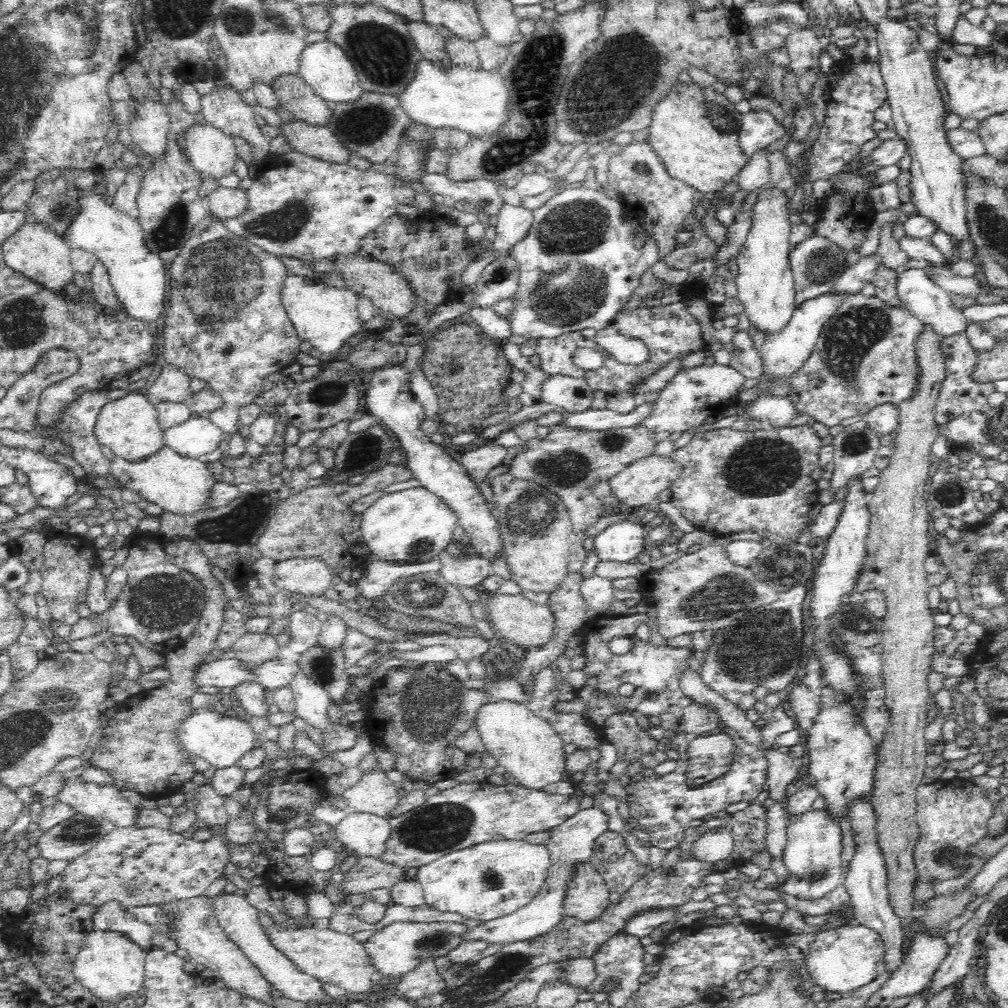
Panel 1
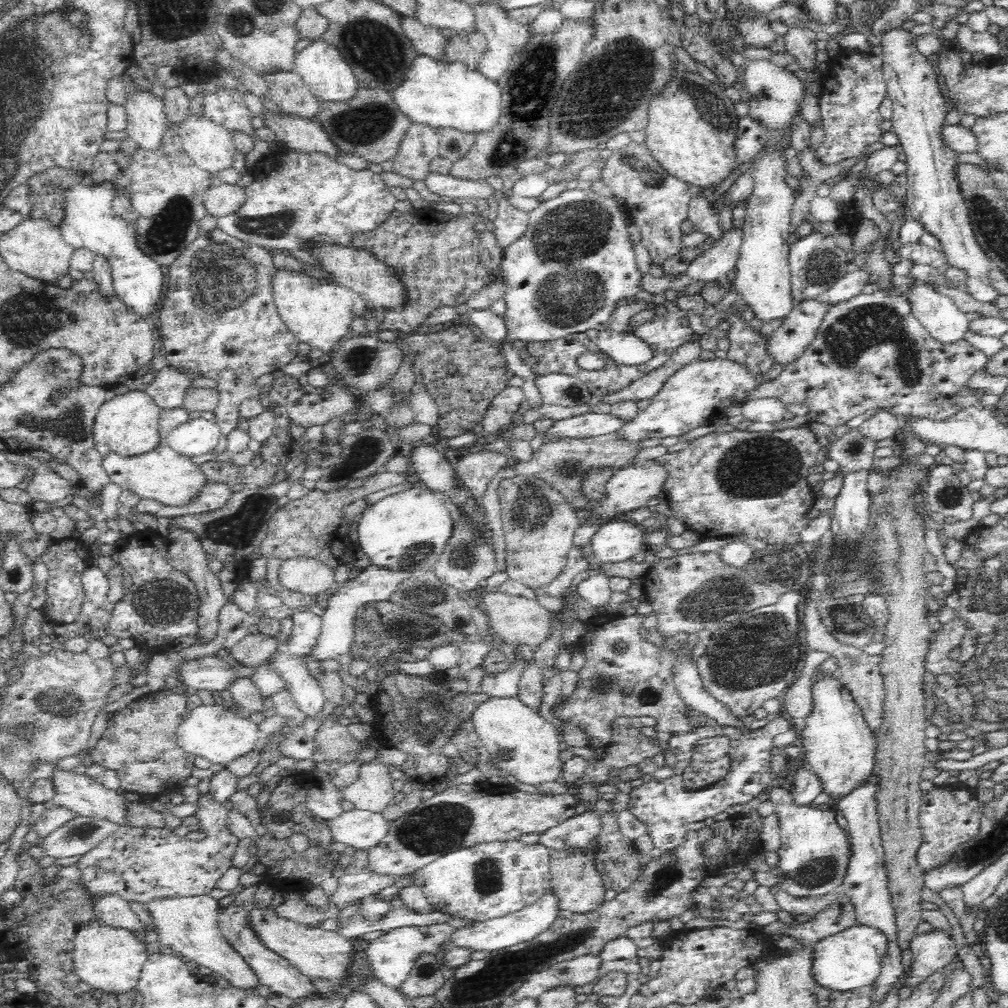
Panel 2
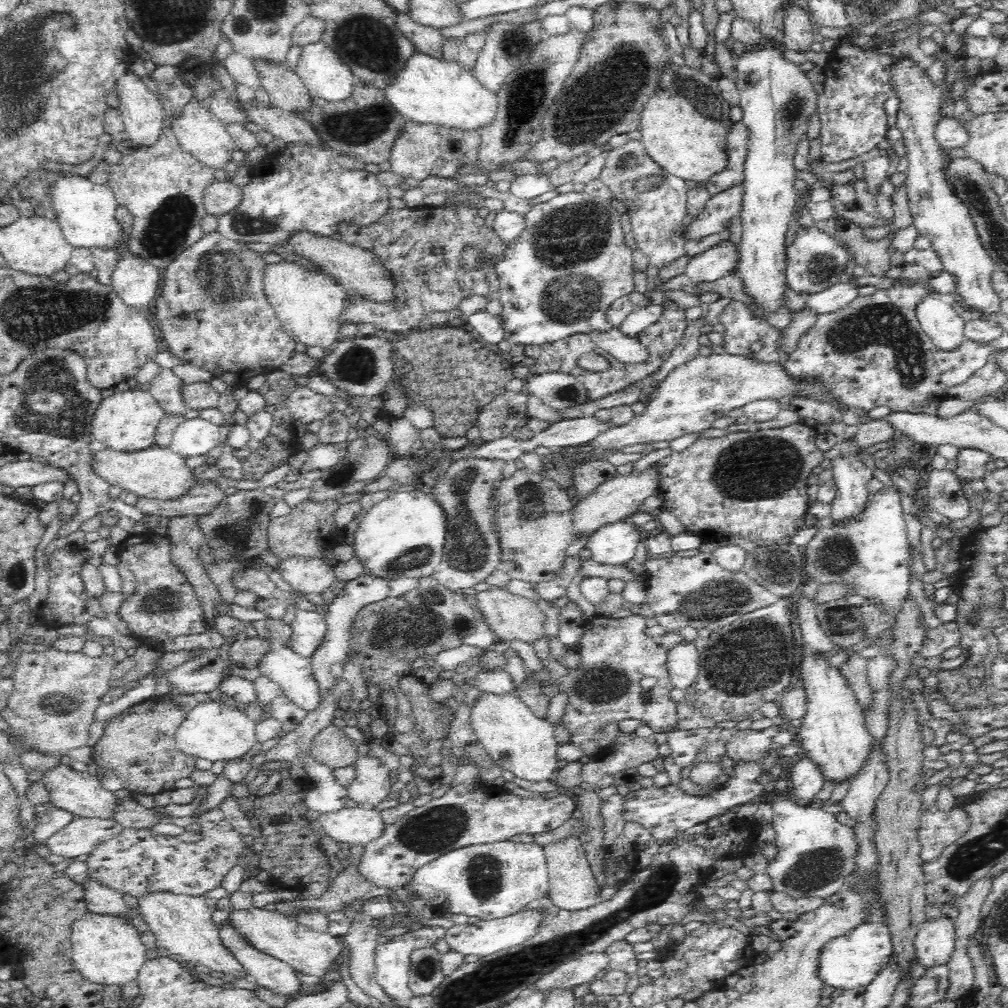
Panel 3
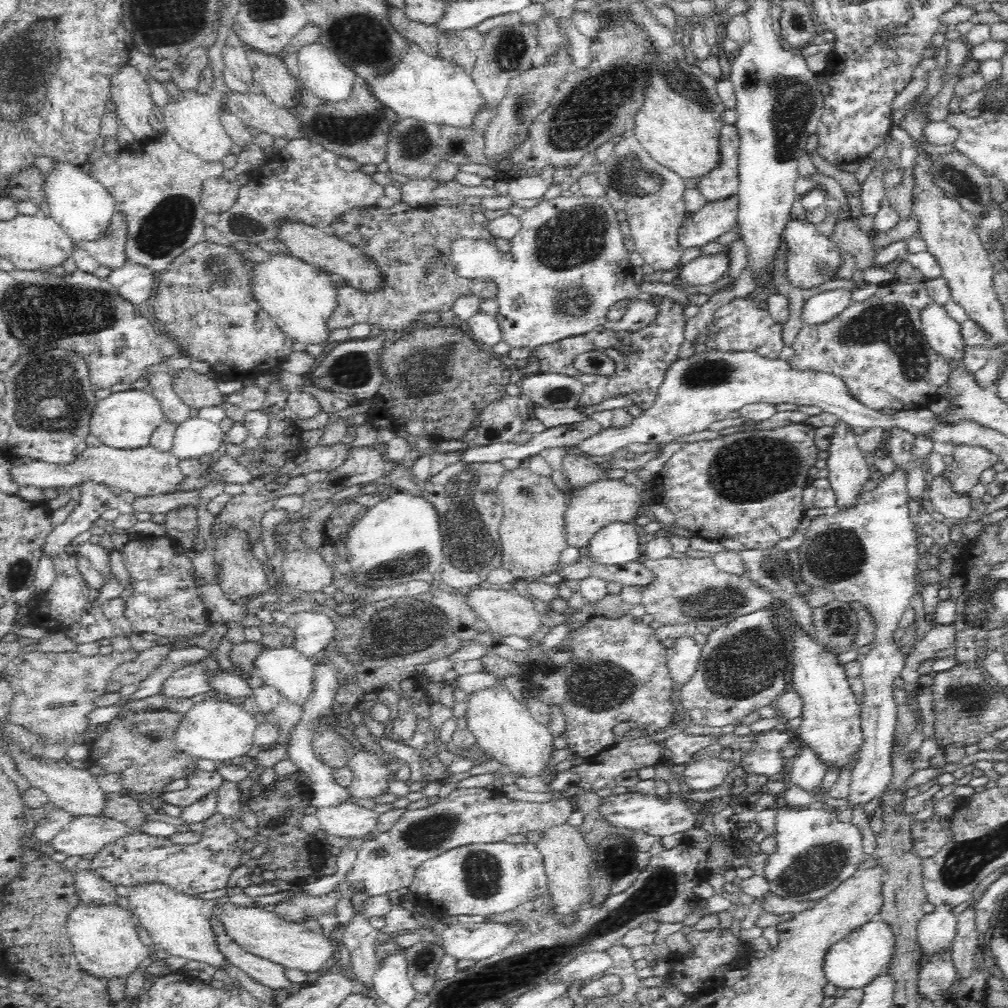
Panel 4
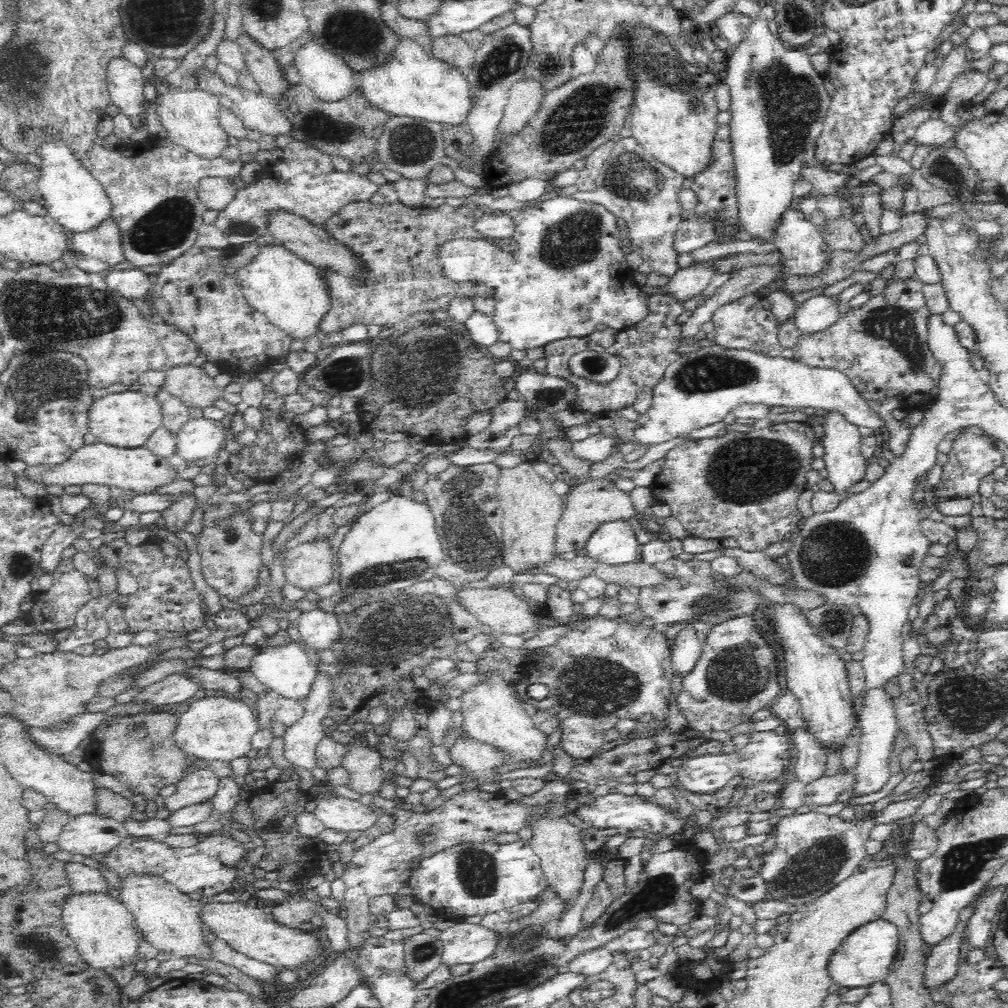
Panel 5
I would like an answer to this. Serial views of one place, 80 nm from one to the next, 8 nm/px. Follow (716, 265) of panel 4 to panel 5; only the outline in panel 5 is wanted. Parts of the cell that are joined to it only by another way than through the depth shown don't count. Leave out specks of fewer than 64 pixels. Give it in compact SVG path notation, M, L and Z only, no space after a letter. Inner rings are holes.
M702 264L691 265L680 269L679 272L666 284L664 294L676 302L684 304L694 296L702 293L711 279L717 274L714 266Z

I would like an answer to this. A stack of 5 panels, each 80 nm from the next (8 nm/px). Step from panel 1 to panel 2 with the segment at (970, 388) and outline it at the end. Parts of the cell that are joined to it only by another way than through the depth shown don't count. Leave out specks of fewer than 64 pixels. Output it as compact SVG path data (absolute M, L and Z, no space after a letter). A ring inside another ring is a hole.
M905 287L895 288L894 290L876 290L872 294L858 294L858 296L850 298L848 302L840 302L840 304L830 307L818 325L815 338L812 338L812 342L806 346L806 350L802 352L800 358L786 363L775 380L772 380L769 384L760 386L760 389L756 390L748 400L755 398L775 398L784 405L786 411L792 412L796 416L804 416L806 414L810 418L810 421L822 422L822 424L827 424L830 427L845 424L850 418L856 418L856 416L860 416L863 412L876 408L892 410L894 415L912 415L913 417L926 417L932 420L944 420L968 405L977 405L982 408L981 399L985 394L984 391L968 389L966 384L968 384L975 372L984 369L984 366L991 358L986 356L980 348L972 346L970 342L966 342L964 339L958 340L956 344L940 344L935 339L932 339L928 331L921 325L921 322L912 314L911 298L904 292Z

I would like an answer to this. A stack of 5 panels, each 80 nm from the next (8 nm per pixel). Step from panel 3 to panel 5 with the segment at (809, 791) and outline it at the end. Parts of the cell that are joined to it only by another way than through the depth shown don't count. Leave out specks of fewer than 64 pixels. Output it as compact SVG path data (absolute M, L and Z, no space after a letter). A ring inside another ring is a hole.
M806 721L802 726L790 731L795 764L793 778L803 784L812 782L812 779L824 774L827 747L811 732L811 727Z

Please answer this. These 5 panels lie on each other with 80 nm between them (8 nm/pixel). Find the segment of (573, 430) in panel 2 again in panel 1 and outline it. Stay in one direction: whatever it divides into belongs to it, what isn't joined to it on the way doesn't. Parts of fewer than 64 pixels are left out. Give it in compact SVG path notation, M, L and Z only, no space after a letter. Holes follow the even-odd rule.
M643 403L630 414L618 414L613 410L588 408L568 414L559 422L560 426L576 432L602 432L612 428L634 427L651 411L652 403Z

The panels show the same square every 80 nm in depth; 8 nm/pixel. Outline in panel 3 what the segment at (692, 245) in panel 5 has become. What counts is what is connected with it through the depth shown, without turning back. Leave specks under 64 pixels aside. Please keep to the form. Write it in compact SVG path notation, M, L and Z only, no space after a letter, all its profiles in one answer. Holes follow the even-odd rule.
M742 182L726 190L726 193L710 198L706 208L684 228L682 239L685 243L700 242L702 238L729 230L730 220L741 212L744 196L744 193L741 192L741 184Z

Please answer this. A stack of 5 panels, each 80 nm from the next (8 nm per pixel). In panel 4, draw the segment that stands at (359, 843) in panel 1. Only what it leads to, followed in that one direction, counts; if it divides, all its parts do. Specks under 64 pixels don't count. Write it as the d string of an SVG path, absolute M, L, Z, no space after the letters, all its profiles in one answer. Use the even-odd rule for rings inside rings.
M348 800L335 805L322 805L316 808L315 816L326 834L346 839L364 839L380 823L379 814L374 809Z

